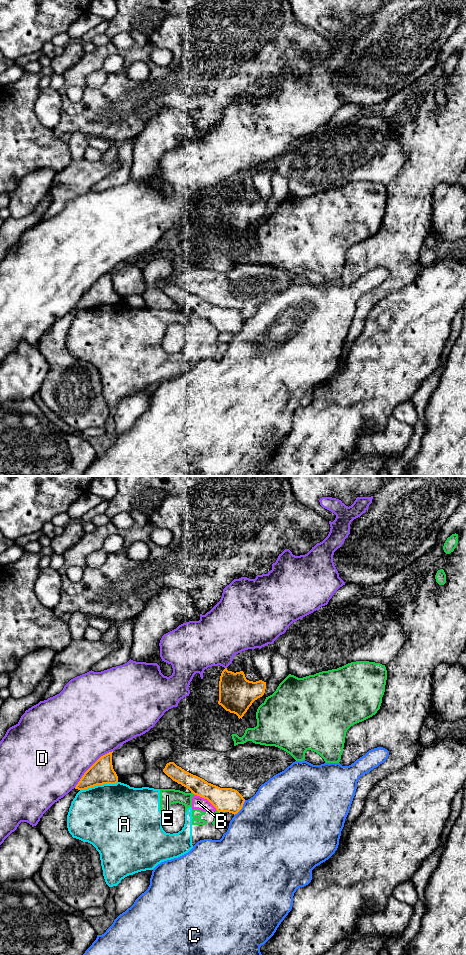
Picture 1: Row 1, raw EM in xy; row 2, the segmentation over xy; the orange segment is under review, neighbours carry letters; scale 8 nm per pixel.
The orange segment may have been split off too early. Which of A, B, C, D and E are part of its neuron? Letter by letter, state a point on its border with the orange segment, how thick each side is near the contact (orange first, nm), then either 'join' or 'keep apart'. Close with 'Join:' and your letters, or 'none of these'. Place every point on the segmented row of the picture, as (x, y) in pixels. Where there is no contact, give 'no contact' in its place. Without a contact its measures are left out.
A: xy (98, 784) | 190/480 nm | keep apart
B: xy (205, 798) | 190/100 nm | keep apart
C: xy (241, 808) | 190/500 nm | keep apart
D: xy (91, 766) | 190/500 nm | keep apart
E: xy (193, 793) | 190/130 nm | keep apart
Join: none of these

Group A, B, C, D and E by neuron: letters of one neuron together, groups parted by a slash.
A B E / C / D

